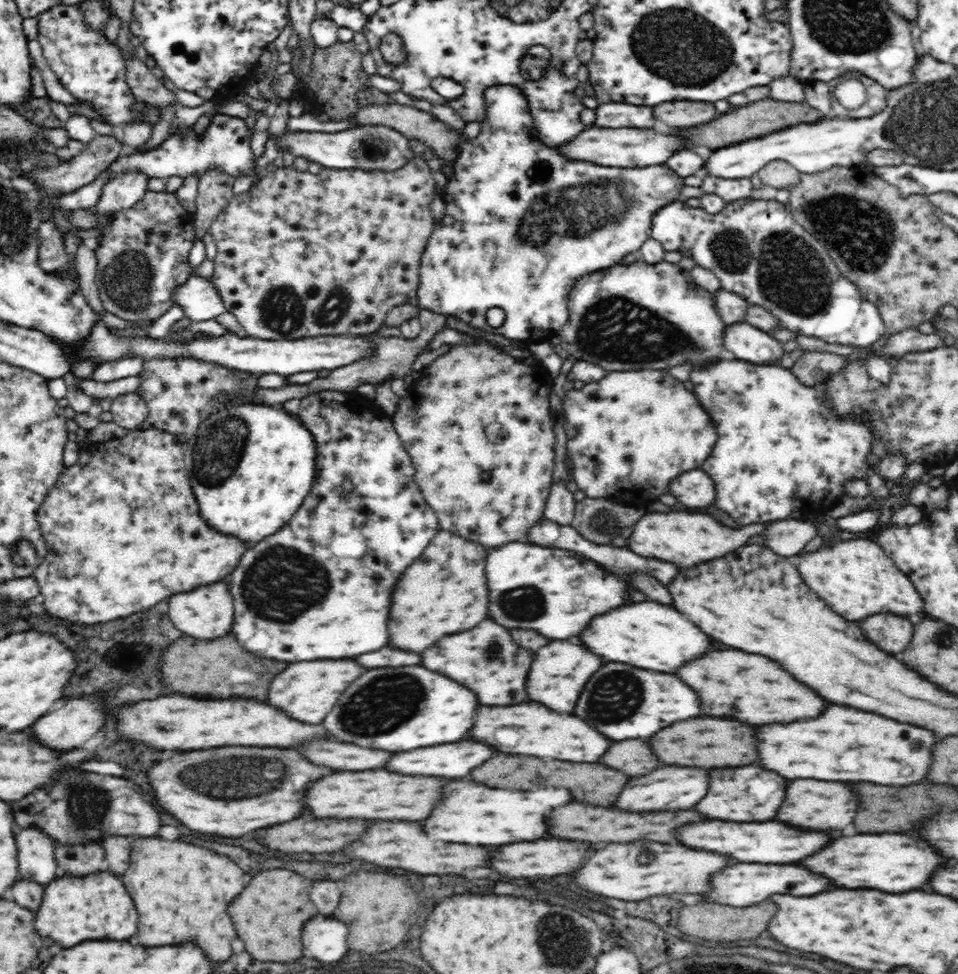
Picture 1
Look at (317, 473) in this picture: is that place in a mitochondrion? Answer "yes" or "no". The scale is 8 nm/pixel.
no

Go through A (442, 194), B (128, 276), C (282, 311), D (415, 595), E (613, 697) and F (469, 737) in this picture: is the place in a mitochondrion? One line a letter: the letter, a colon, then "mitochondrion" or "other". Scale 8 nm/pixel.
A: other
B: mitochondrion
C: mitochondrion
D: other
E: mitochondrion
F: other

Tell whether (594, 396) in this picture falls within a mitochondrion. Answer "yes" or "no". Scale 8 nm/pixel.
no

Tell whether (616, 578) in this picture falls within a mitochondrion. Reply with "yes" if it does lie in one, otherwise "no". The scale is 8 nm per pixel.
no

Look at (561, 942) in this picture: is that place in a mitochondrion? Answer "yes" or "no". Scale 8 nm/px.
yes

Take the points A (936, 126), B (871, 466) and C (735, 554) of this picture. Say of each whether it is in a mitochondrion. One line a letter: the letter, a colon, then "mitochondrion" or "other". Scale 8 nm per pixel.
A: mitochondrion
B: other
C: other

